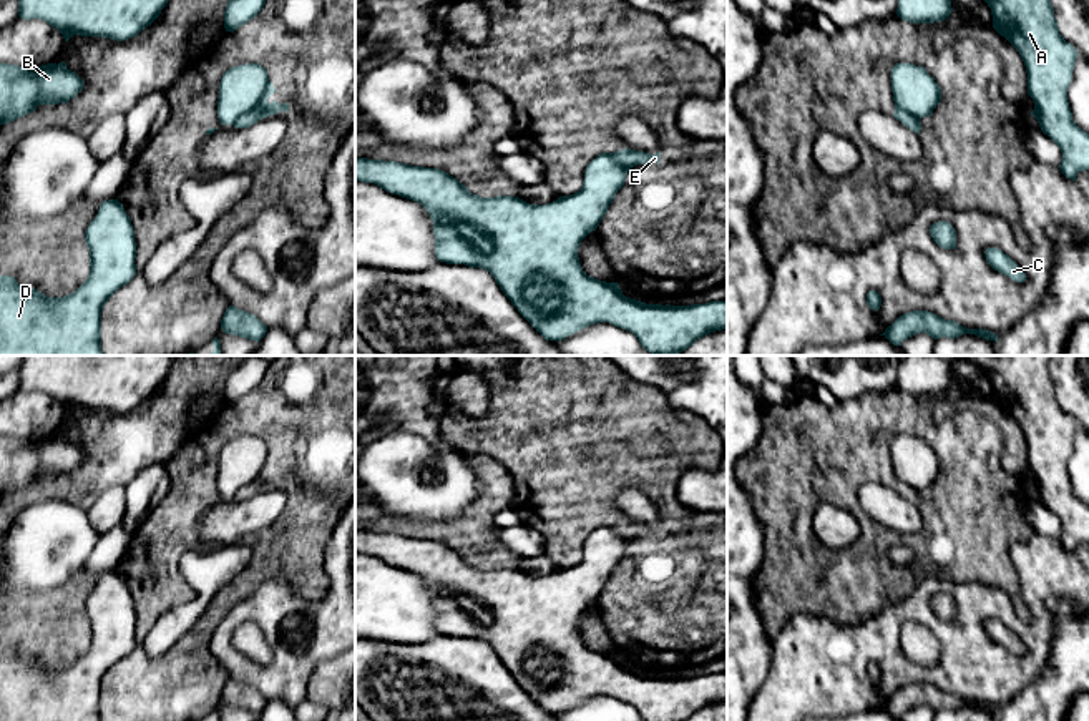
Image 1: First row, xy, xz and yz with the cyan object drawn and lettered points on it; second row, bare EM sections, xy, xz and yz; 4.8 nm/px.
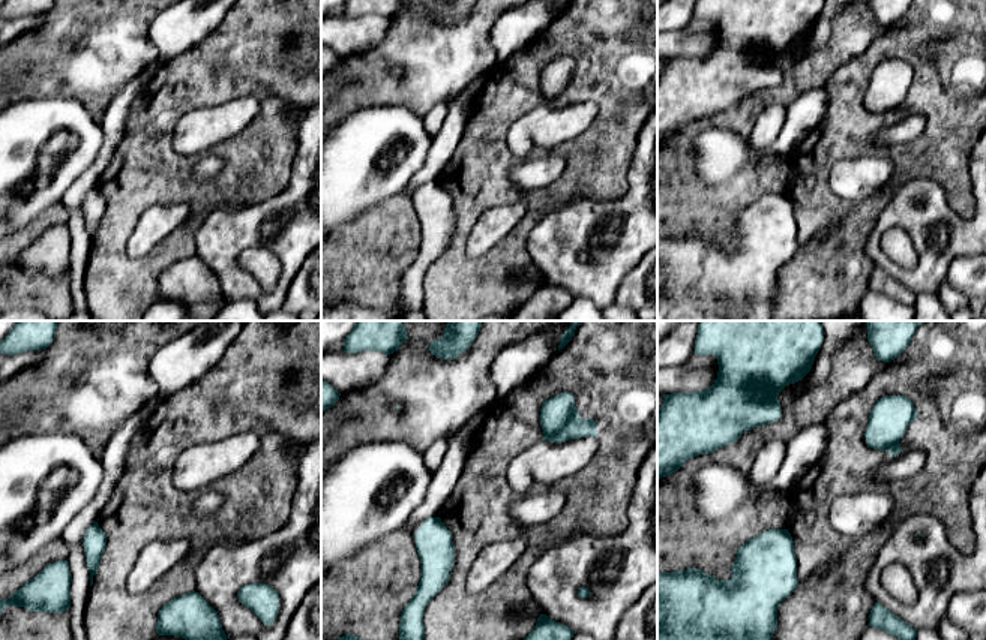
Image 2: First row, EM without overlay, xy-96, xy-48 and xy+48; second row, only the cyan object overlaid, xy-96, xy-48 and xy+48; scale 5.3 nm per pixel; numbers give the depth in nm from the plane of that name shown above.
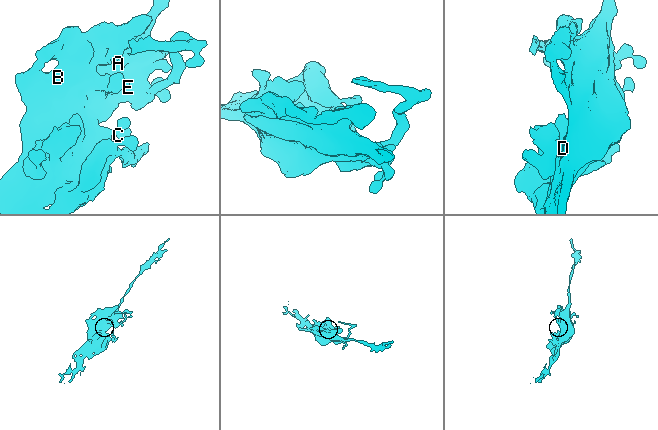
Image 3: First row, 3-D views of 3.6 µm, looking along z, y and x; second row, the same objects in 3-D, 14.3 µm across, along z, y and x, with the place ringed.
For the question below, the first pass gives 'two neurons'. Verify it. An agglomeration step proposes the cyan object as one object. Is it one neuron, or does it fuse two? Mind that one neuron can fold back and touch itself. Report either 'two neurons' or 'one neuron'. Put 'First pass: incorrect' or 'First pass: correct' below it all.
two neurons
First pass: correct

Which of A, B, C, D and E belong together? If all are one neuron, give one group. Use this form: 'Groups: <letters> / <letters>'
Groups: A B C D / E

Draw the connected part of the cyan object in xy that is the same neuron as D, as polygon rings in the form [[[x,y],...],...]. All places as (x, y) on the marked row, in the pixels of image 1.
[[[118,199],[100,204],[85,231],[88,279],[71,294],[46,297],[0,276],[0,356],[105,356],[101,311],[136,274],[136,243]]]

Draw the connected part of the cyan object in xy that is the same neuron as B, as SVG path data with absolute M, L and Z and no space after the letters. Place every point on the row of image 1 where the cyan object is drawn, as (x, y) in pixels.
M65 61L35 68L0 63L0 125L15 121L40 105L68 103L83 86L83 80Z

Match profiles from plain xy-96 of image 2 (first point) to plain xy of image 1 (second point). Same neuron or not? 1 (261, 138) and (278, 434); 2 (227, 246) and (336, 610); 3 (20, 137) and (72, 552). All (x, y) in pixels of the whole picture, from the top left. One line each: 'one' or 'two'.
1: one
2: one
3: one

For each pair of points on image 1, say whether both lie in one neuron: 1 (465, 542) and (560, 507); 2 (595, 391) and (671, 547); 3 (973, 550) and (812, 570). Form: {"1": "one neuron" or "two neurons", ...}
{"1": "two neurons", "2": "one neuron", "3": "one neuron"}

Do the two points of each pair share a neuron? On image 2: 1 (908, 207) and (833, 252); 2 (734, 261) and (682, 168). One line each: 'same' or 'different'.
1: different
2: same

